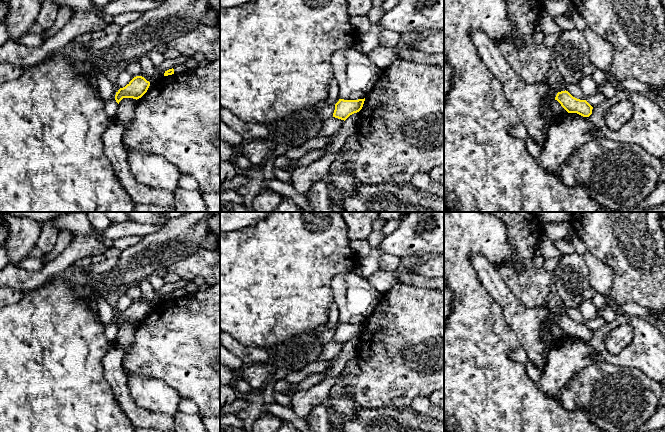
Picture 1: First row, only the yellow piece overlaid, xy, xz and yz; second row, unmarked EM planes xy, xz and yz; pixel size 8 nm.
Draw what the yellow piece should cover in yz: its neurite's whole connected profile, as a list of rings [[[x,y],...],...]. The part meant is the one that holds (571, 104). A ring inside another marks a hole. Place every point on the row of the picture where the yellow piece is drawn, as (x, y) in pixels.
[[[566,90],[558,92],[555,100],[557,100],[568,113],[577,113],[583,117],[589,117],[592,114],[593,107],[586,100],[577,99]]]

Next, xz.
[[[365,98],[358,100],[339,99],[339,101],[335,104],[333,117],[345,121],[350,115],[357,113],[362,109],[364,101]]]

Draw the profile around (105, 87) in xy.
[[[98,72],[96,83],[98,93],[102,99],[104,99],[105,101],[115,99],[116,92],[111,80],[108,77],[108,74]]]

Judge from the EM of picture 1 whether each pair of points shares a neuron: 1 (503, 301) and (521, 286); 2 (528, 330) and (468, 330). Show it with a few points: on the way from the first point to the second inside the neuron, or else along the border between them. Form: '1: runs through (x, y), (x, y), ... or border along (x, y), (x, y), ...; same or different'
1: border along (499, 273), (512, 293), (524, 305), (530, 308); different
2: border along (501, 309), (504, 320), (516, 336), (520, 346); different

